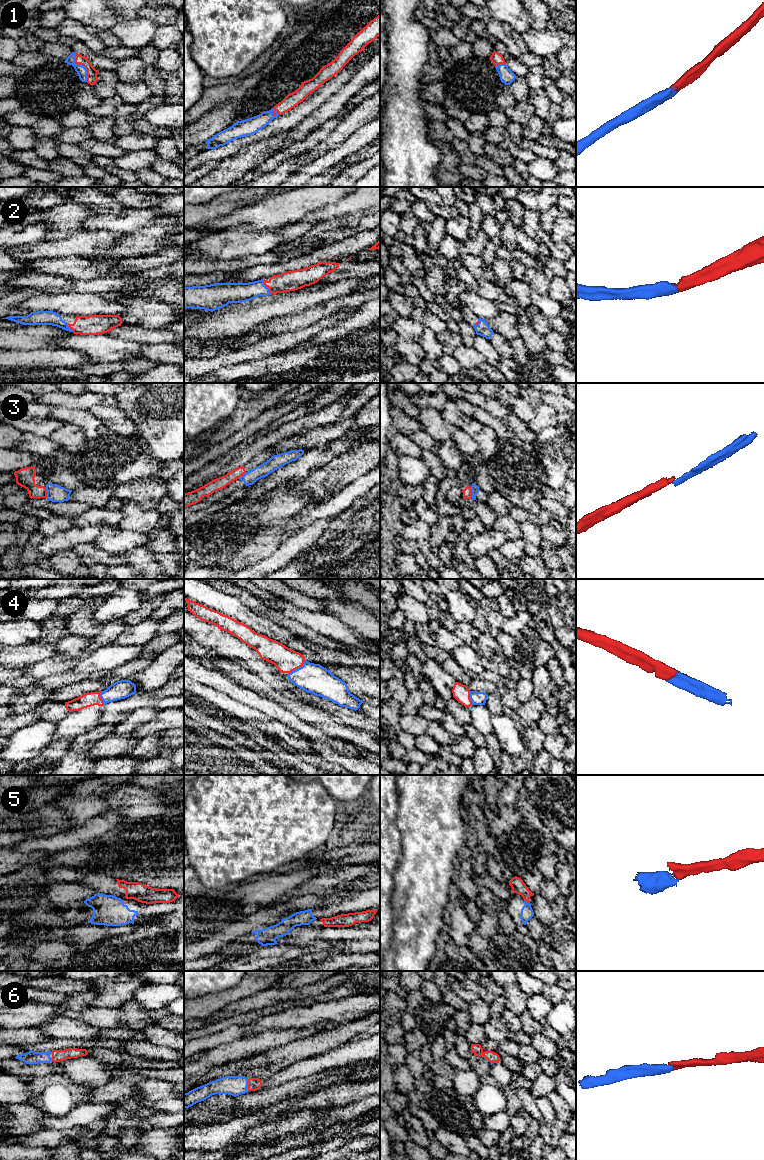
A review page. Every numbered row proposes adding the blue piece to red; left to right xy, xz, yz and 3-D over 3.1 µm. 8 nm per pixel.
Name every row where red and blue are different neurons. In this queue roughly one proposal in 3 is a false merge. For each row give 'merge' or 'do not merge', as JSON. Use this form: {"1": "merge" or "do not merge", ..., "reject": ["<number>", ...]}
{"1": "merge", "2": "merge", "3": "do not merge", "4": "merge", "5": "do not merge", "6": "merge", "reject": ["3", "5"]}

